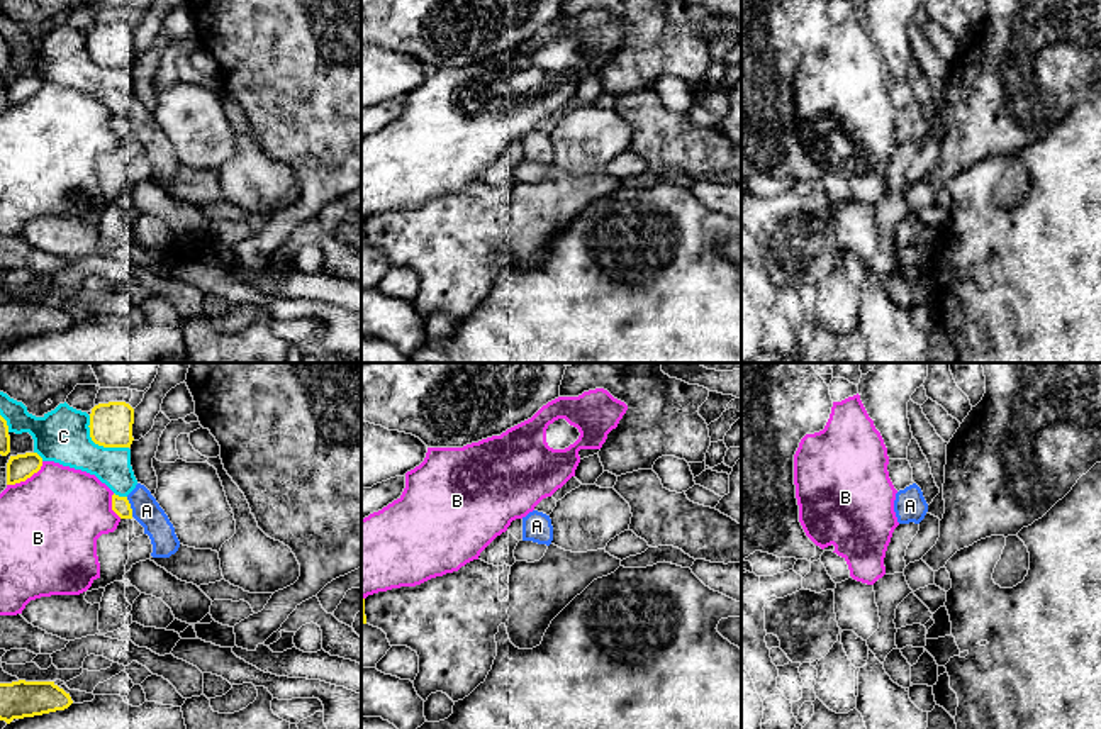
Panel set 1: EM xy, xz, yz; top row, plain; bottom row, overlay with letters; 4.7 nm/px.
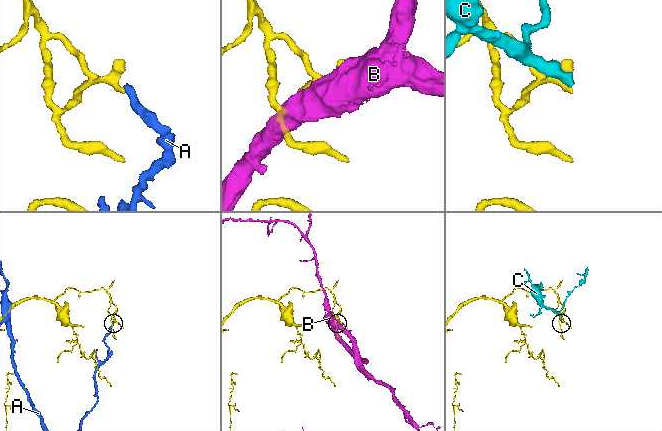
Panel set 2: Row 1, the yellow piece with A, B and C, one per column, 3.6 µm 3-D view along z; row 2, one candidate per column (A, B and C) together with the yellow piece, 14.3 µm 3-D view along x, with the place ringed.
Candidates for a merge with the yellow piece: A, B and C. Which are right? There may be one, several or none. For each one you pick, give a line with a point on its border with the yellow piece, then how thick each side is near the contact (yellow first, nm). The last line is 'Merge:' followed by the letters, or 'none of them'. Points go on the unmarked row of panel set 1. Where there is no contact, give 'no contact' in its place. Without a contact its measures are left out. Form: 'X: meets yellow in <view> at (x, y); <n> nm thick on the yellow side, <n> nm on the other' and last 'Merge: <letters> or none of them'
Merge: none of them

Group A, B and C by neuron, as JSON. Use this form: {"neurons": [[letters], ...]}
{"neurons": [["A", "C"], ["B"]]}

